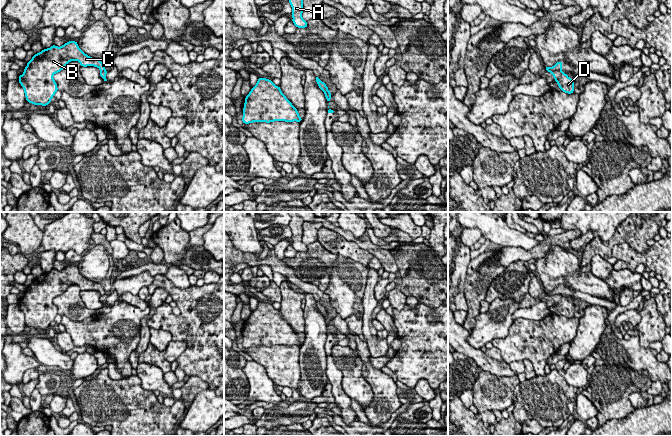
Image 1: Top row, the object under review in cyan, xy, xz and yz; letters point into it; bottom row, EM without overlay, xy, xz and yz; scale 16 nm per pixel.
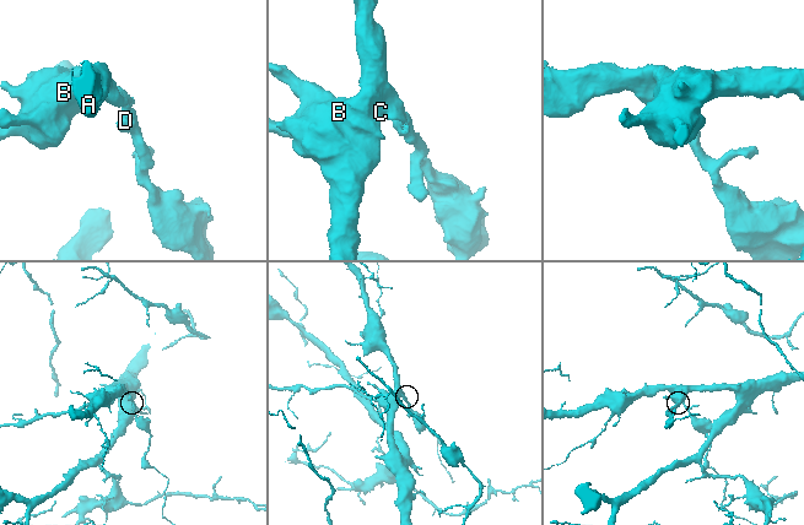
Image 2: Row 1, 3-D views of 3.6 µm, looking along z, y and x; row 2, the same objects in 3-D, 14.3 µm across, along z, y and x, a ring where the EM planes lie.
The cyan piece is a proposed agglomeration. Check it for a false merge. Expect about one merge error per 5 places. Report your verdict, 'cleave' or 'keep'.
cleave

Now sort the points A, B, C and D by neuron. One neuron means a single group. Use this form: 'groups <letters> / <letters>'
groups A B C / D

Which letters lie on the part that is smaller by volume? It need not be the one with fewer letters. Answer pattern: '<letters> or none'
D

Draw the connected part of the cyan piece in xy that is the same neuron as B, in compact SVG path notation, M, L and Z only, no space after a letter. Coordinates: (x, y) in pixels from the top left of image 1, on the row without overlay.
M71 264L61 271L52 269L34 278L27 286L22 299L19 299L19 307L24 313L26 325L36 330L47 330L58 315L57 307L53 299L62 295L71 285L78 285L81 291L94 290L105 295L101 284L85 278L78 267Z

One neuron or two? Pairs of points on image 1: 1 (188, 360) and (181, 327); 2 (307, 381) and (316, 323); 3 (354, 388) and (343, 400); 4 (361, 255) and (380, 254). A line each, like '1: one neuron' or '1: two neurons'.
1: one neuron
2: one neuron
3: two neurons
4: two neurons

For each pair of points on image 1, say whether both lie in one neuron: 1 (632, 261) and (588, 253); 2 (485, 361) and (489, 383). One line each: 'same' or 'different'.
1: different
2: different

